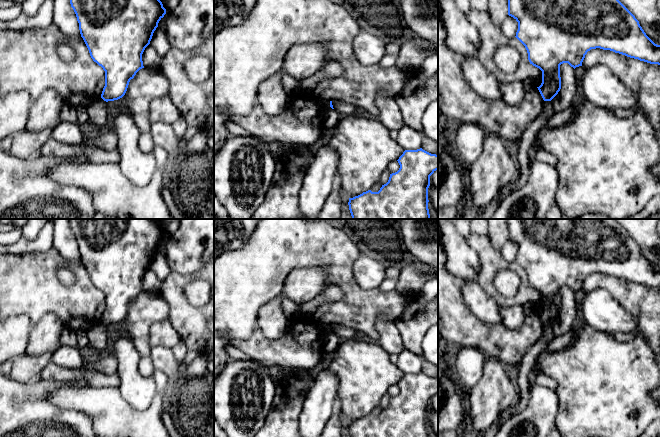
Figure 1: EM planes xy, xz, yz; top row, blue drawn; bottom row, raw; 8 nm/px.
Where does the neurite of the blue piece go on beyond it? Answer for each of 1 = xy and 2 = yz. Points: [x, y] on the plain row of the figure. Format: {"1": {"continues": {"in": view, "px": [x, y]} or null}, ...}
{"1": {"continues": null}, "2": {"continues": null}}

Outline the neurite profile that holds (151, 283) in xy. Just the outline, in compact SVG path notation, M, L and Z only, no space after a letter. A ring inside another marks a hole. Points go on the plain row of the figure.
M150 268L145 272L142 278L143 290L145 292L159 292L162 284L163 281L159 280Z

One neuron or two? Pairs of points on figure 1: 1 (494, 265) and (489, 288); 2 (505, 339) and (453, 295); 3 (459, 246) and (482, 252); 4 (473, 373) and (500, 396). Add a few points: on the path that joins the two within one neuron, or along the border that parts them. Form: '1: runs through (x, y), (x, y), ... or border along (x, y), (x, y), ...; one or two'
1: runs through (488, 271), (488, 282); one
2: runs through (489, 338), (483, 336), (458, 311); one
3: border along (465, 237), (465, 241), (478, 257), (479, 273); two
4: border along (486, 357), (483, 363), (482, 376), (468, 392); two

